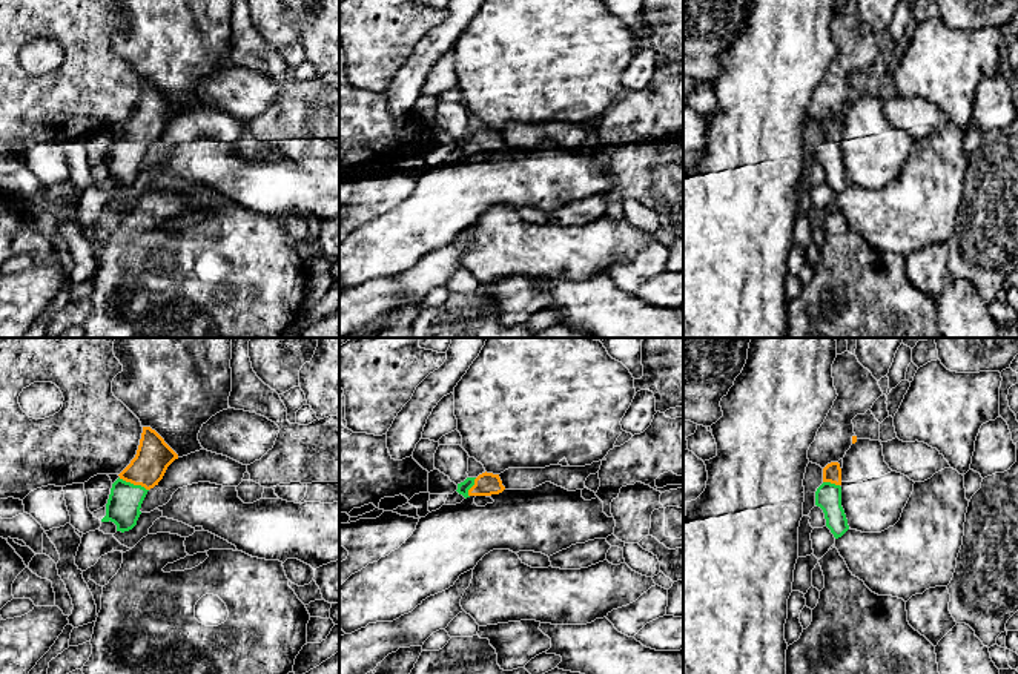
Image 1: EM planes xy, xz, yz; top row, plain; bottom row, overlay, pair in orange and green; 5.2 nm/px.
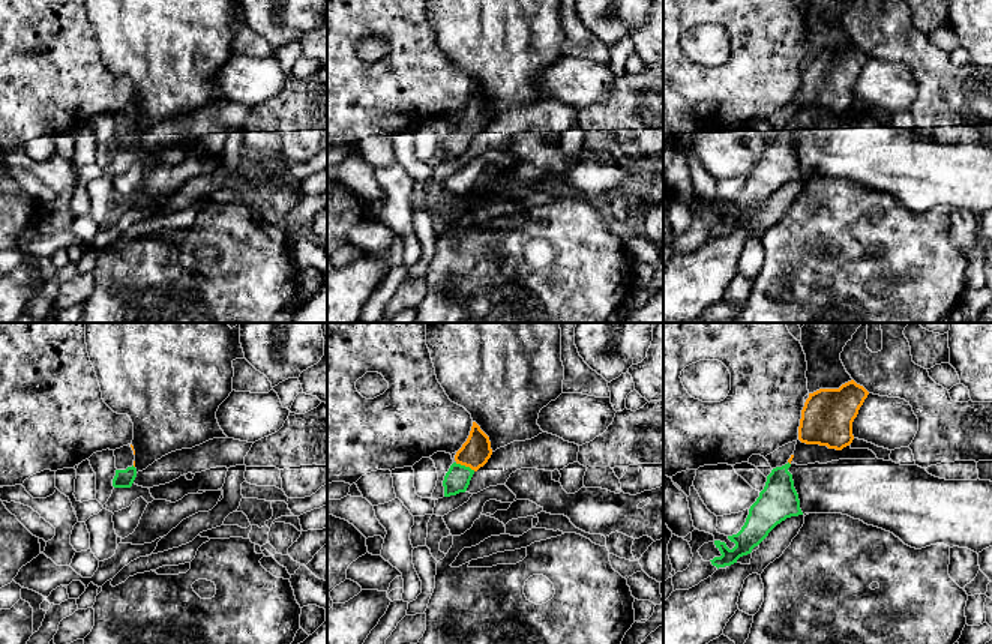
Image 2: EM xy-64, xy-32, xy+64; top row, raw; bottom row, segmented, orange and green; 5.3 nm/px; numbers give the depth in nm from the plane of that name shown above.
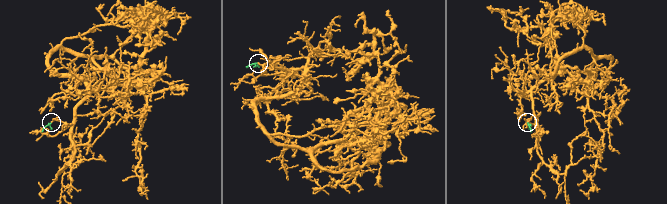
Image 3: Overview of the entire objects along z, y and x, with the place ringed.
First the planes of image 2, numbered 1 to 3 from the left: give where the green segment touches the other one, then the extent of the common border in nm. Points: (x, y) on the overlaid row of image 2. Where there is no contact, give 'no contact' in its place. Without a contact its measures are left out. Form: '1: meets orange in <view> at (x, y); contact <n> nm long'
1: no contact
2: meets orange in xy-32 at (465, 466); contact 120 nm long
3: no contact

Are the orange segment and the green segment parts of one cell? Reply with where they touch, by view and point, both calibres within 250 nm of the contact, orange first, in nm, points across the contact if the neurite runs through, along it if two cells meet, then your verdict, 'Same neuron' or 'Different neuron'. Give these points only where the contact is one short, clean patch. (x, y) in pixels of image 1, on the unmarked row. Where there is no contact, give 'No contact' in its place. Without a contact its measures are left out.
Touches orange at xy (134, 140). Thickness 180 nm (orange) against 180 nm. Path across: xy (154, 112), (134, 140), (125, 157). Same neuron

